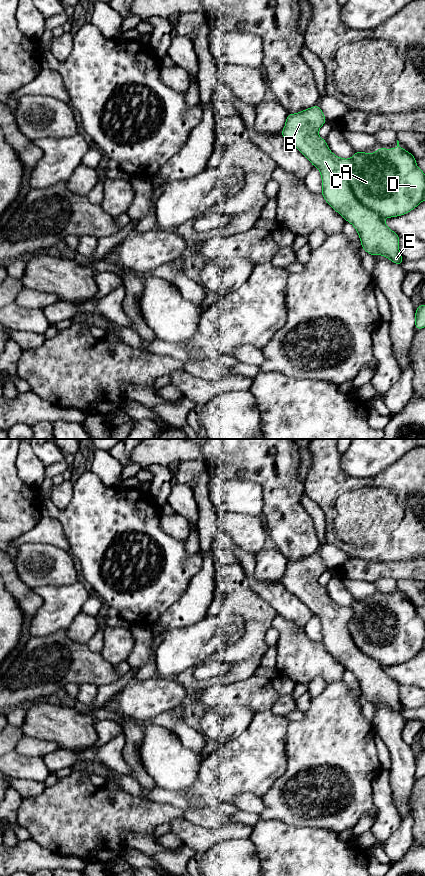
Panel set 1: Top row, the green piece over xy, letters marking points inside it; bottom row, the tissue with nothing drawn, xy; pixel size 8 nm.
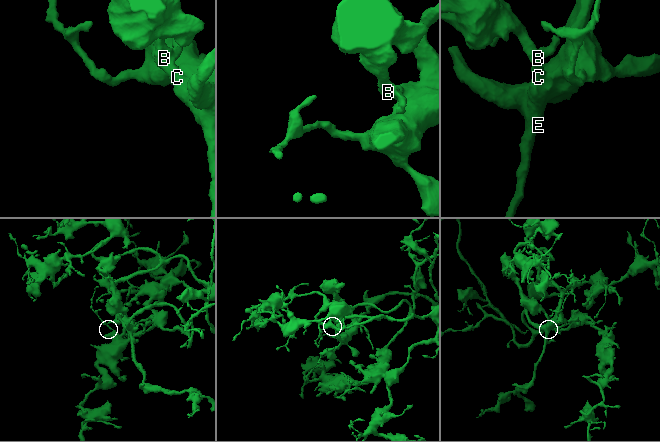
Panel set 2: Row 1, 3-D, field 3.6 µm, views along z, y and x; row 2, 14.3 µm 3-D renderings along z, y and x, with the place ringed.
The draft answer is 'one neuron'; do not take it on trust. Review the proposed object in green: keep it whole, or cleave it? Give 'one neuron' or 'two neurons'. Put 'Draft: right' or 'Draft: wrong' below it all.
two neurons
Draft: wrong

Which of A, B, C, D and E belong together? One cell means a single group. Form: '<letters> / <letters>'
A D / B C E

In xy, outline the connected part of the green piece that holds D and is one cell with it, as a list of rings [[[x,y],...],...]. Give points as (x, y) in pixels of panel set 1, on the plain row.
[[[397,588],[397,595],[394,597],[385,597],[380,594],[380,596],[372,601],[368,602],[367,600],[354,600],[352,606],[350,607],[353,610],[353,617],[348,624],[348,630],[351,634],[351,637],[358,647],[358,649],[365,655],[369,656],[372,659],[377,660],[380,664],[391,666],[391,665],[398,665],[407,662],[408,660],[412,659],[415,655],[417,655],[423,648],[425,643],[425,621],[419,617],[416,613],[416,606],[407,598],[402,597],[399,594],[399,589]]]

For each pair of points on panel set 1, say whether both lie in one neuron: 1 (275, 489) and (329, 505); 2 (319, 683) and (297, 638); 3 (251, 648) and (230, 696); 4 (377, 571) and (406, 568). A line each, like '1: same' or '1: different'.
1: different
2: different
3: different
4: same

